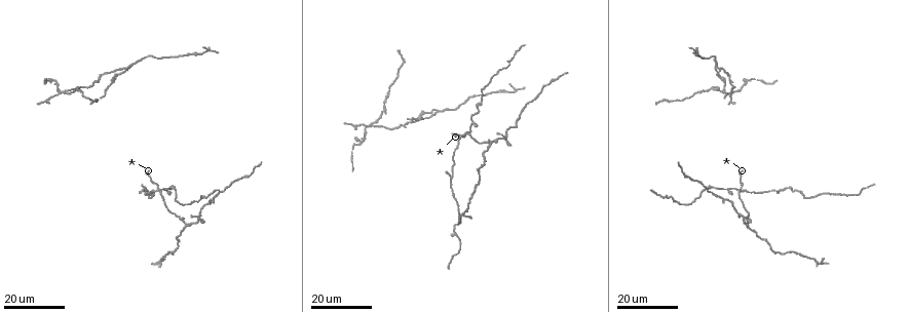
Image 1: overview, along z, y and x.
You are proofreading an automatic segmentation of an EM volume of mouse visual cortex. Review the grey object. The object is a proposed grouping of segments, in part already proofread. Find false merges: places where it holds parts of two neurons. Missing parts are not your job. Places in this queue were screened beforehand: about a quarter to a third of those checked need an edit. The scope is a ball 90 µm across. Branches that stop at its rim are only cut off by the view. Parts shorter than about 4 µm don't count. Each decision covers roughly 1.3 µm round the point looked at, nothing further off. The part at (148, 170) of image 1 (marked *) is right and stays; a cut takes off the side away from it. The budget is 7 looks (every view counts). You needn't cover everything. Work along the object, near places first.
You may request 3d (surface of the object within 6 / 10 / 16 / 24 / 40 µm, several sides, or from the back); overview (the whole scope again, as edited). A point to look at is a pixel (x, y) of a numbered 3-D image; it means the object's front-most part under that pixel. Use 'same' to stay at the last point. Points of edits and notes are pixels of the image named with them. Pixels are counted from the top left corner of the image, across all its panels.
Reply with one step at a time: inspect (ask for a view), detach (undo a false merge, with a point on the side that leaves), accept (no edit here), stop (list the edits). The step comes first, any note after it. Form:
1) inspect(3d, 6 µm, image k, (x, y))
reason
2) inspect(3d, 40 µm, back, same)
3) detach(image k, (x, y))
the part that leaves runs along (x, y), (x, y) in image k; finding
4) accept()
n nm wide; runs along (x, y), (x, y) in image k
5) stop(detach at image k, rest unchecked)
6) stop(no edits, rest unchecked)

inspect(3d, 24 µm, image 1, (494, 142))
arms part here

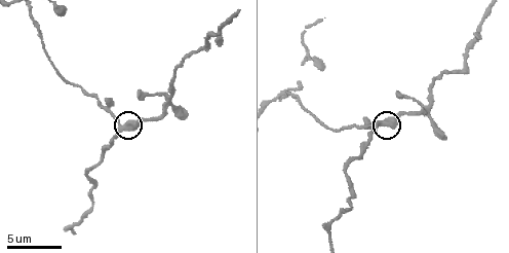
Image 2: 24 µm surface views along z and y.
inspect(3d, 6 µm, image 2, (125, 127))

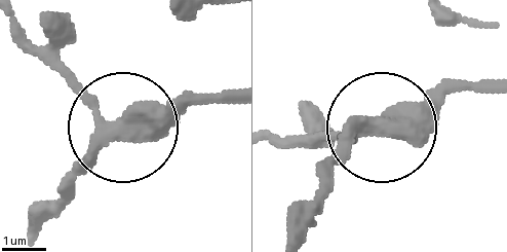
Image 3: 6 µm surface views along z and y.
accept()
side arm 39 µm; 3 arms; continuous, no second neuron

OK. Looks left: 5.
inspect(3d, 10 µm, image 2, (282, 96))
looks like a crossing

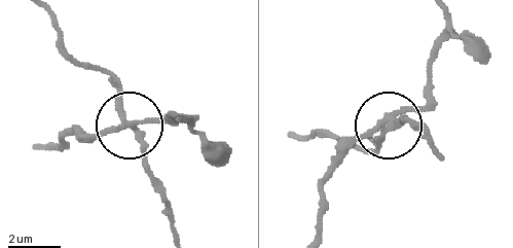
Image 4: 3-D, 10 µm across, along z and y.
detach(image 4, (168, 118))
4 arms; the part that leaves runs along (390, 121), (372, 128), (322, 188), (320, 235) in image 4; two neurons meet here

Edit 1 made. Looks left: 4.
inspect(overview)

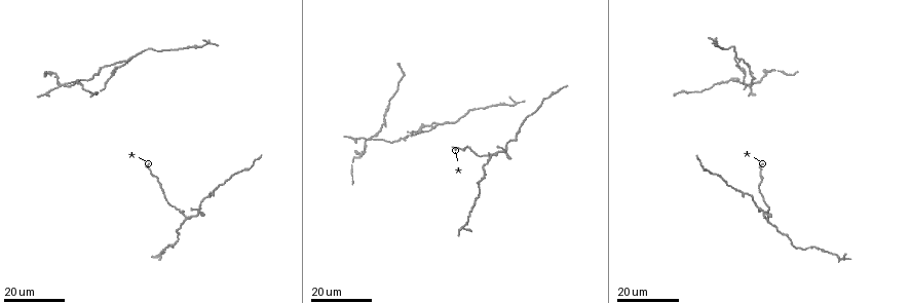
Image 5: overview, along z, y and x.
inspect(3d, 24 µm, image 5, (129, 57))
a fork

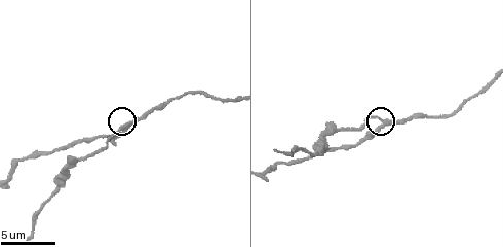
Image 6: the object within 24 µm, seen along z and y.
inspect(3d, 6 µm, image 6, (128, 129))

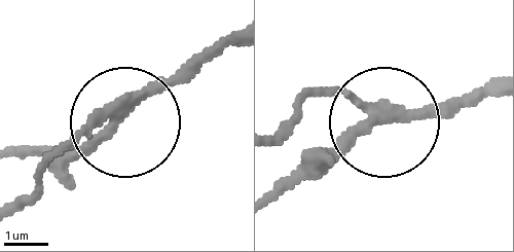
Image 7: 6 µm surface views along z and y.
detach(image 7, (77, 143))
the part that leaves runs along (120, 101), (13, 205) in image 7; two neurons meet here

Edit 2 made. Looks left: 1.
stop(detach at image 4, detach at image 7, rest unchecked)

